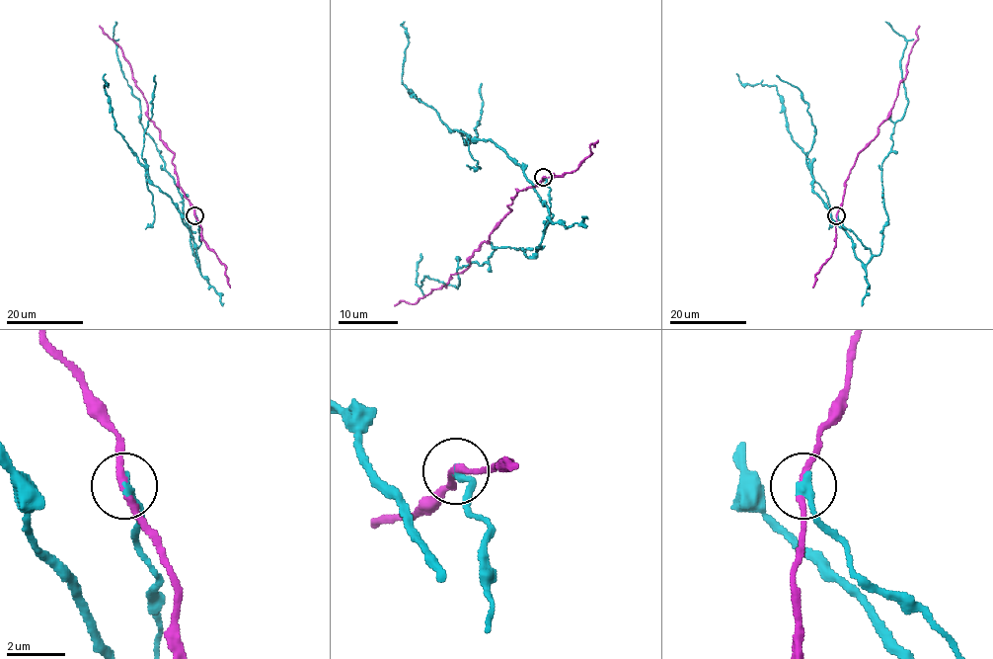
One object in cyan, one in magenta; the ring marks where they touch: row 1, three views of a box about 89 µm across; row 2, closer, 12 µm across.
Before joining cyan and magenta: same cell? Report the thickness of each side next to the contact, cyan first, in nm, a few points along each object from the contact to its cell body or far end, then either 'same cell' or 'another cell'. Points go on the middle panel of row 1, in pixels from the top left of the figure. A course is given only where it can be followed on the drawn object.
340/200 nm | cyan via (543, 178), (552, 214), (543, 231), (547, 207), (522, 169), (493, 142), (454, 131), (404, 84), (405, 22) | magenta via (543, 178), (535, 187), (517, 190), (510, 208), (463, 273), (452, 275), (445, 287), (414, 304), (394, 305) | another cell

